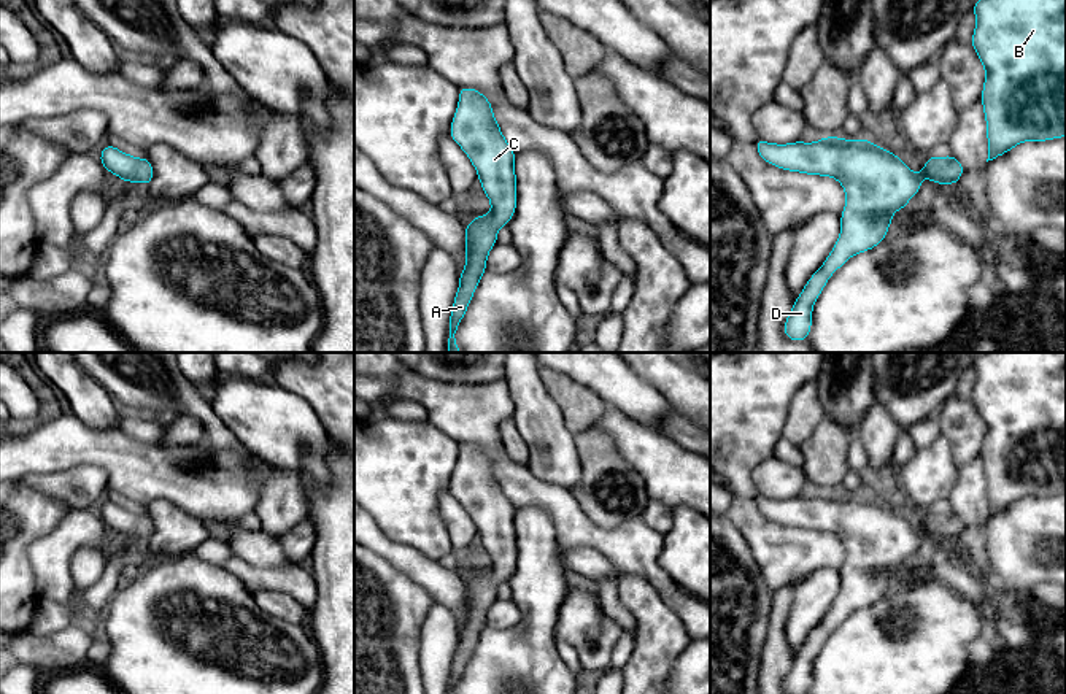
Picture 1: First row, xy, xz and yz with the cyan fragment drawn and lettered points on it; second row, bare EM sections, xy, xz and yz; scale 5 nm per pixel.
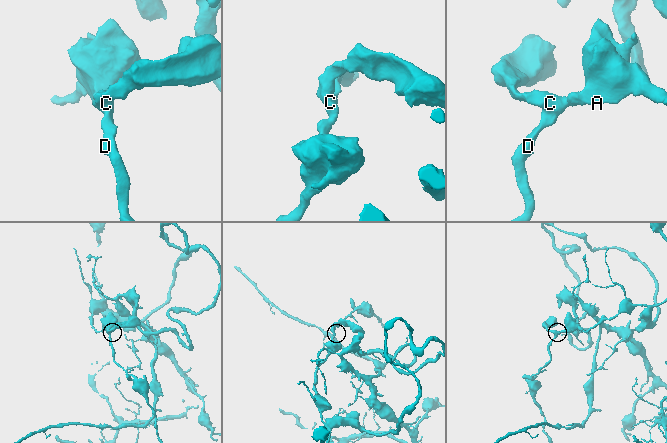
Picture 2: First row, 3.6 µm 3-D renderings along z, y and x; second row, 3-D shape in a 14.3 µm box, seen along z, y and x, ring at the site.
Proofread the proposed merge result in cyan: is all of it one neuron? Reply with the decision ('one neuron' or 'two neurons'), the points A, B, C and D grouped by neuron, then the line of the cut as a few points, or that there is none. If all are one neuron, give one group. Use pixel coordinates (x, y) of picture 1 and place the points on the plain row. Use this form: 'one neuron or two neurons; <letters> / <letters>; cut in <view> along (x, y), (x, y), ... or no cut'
one neuron; A B C D; no cut

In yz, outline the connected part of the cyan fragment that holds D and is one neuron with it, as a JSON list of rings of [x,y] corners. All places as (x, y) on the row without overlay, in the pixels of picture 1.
[[[823,492],[813,499],[794,497],[786,500],[756,495],[755,503],[767,519],[788,527],[836,534],[845,546],[845,564],[840,570],[840,592],[823,621],[810,632],[802,648],[791,662],[783,688],[786,694],[807,694],[812,684],[813,659],[820,653],[828,635],[850,613],[874,605],[880,600],[893,576],[893,569],[904,565],[907,557],[917,551],[921,535],[942,540],[958,540],[963,532],[963,519],[952,510],[947,513],[929,511],[920,530],[913,529],[894,508],[890,508],[866,494],[844,495],[840,492]]]

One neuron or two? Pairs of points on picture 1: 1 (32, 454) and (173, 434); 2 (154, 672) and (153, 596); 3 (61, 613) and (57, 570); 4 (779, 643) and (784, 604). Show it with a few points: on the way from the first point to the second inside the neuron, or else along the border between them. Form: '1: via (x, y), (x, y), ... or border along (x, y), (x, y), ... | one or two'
1: border along (197, 443), (158, 445) | two
2: via (154, 653), (153, 615) | one
3: border along (38, 599), (77, 601) | two
4: via (777, 634), (779, 613) | one

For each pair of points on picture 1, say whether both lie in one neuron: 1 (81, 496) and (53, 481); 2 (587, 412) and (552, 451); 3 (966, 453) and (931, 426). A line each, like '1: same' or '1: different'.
1: same
2: different
3: different

